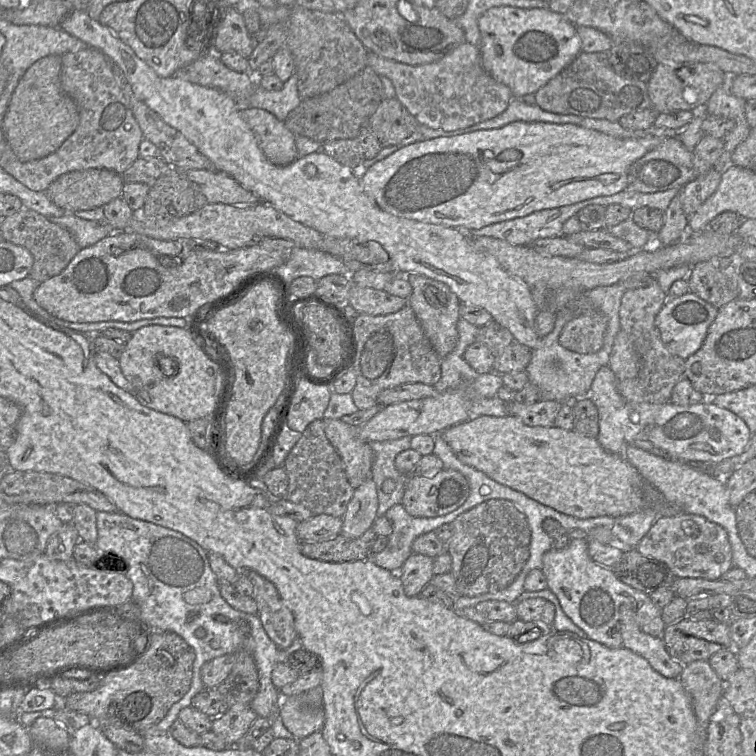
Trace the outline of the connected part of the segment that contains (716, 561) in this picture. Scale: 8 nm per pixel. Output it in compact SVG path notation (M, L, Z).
M695 514L660 516L634 550L666 564L677 578L719 580L733 567L732 548L726 530Z

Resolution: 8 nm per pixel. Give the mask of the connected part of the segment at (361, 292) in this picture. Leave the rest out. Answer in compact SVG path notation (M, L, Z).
M352 283L347 303L359 314L377 316L399 311L407 305L407 299L391 295L384 290L361 287Z

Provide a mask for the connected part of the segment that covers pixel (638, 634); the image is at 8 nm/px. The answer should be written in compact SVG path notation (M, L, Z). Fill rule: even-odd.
M629 605L620 608L620 632L623 647L645 658L662 676L679 679L685 665L671 657L663 638L641 631L636 614Z

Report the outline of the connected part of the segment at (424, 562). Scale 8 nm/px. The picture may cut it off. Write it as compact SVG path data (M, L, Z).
M413 553L397 572L408 597L419 596L422 589L433 578L434 558Z

